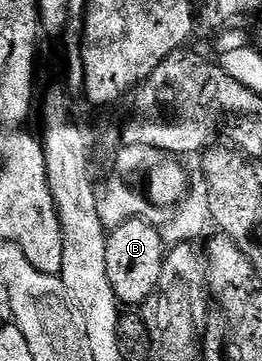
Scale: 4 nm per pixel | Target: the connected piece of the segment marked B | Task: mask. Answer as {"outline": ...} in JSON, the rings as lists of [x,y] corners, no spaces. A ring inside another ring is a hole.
{"outline":[[[143,218],[127,220],[125,224],[108,232],[105,241],[107,277],[118,304],[140,305],[159,285],[161,266],[167,254],[166,248],[161,248],[161,234],[158,228]]]}

